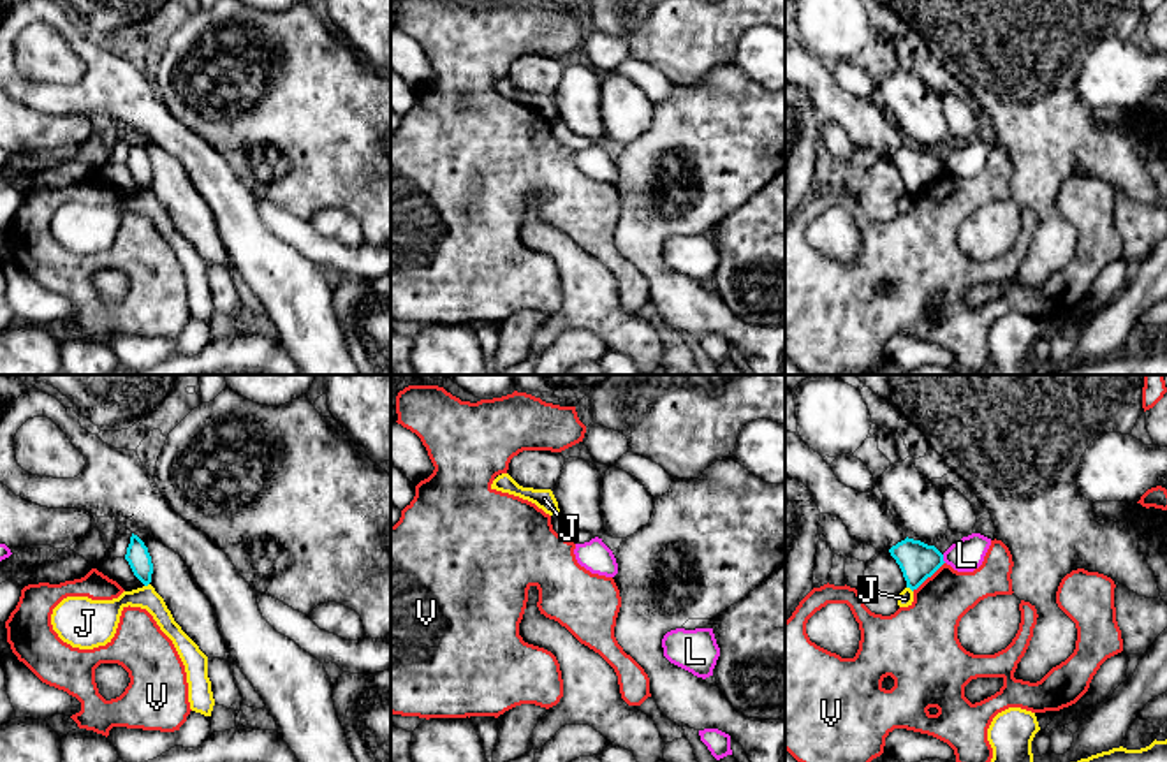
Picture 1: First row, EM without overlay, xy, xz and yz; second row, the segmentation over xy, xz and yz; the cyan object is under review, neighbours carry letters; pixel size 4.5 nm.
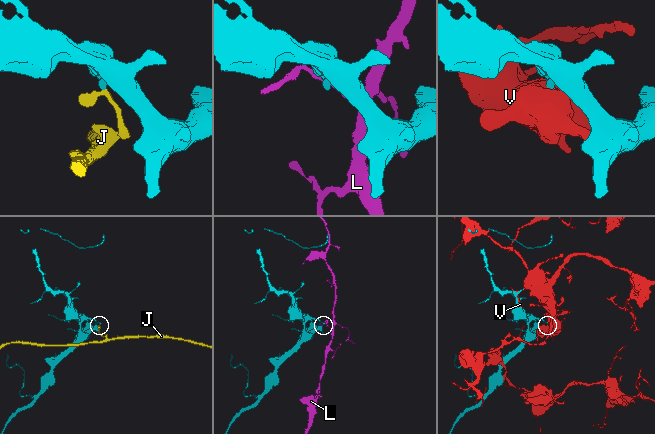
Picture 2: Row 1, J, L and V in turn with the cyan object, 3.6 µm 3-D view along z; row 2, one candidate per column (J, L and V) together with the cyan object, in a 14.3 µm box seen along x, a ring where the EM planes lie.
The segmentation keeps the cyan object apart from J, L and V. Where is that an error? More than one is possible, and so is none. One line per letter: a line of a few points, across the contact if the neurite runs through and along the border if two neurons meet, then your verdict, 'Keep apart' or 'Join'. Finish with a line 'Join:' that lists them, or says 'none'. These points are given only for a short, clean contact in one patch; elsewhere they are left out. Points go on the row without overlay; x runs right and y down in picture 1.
J: Line: yz (907, 192), (912, 197). Keep apart
L: Line: yz (942, 161), (946, 168). Keep apart
V: Keep apart
Join: none

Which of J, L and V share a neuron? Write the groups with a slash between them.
J / L / V

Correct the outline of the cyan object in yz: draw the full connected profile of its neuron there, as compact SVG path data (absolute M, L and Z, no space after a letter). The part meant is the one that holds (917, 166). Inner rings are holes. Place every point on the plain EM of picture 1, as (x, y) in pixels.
M908 143L892 151L889 158L899 171L906 194L912 197L945 169L943 160L935 151Z

